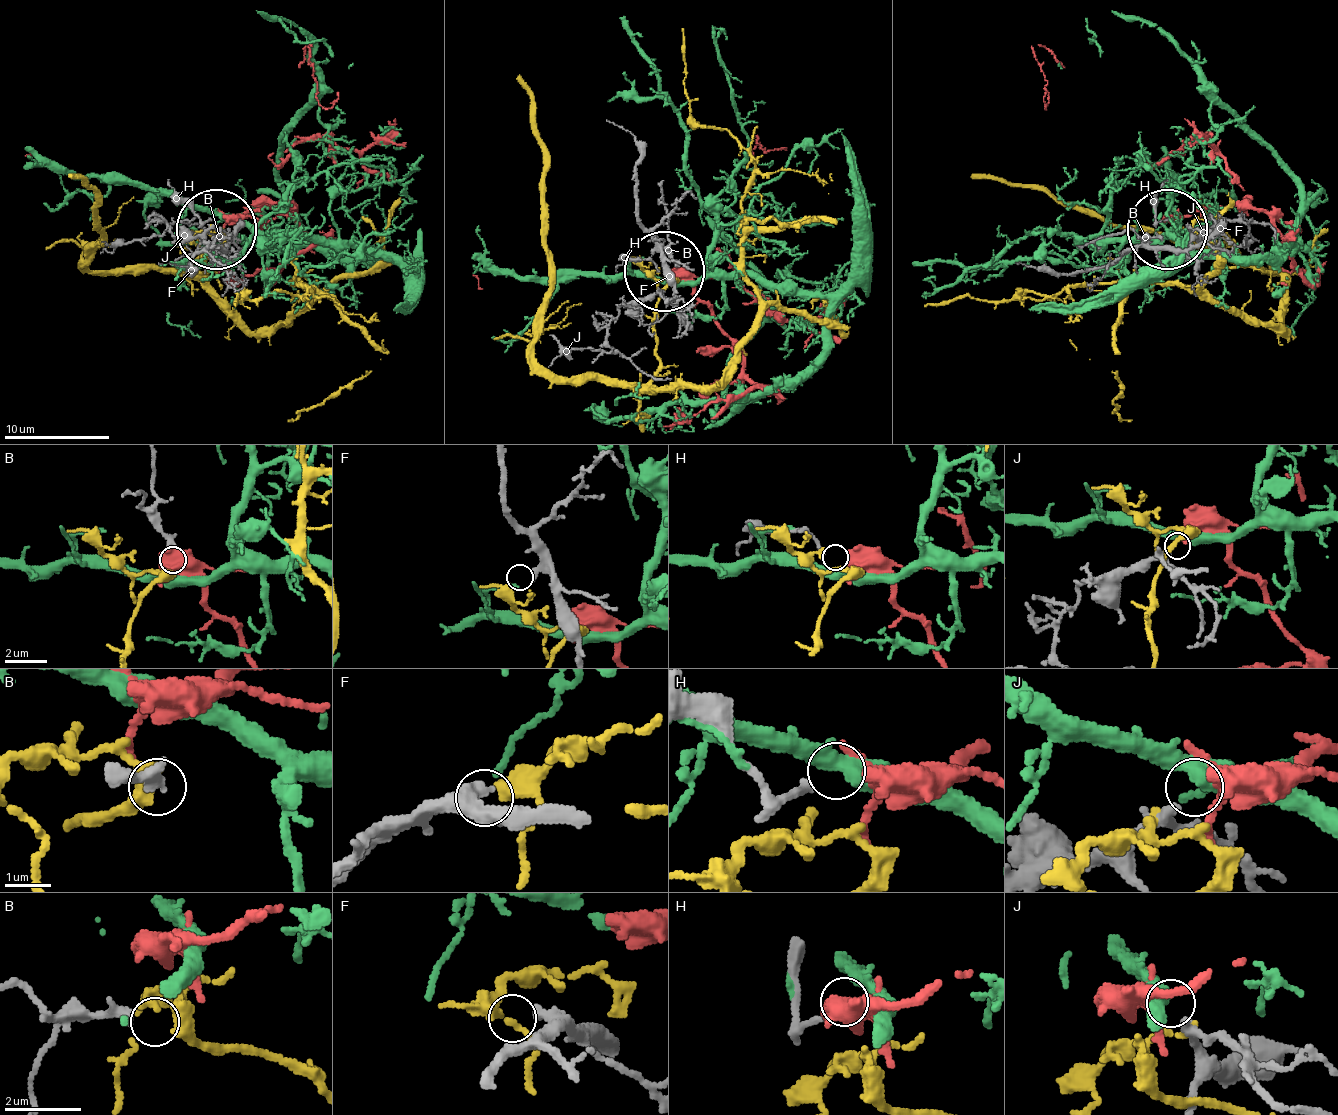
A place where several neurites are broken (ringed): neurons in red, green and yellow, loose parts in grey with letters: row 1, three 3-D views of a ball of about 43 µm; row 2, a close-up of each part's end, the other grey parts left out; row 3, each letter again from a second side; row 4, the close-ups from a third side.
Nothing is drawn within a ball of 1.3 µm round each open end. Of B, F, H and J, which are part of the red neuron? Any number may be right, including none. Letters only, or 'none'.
none

